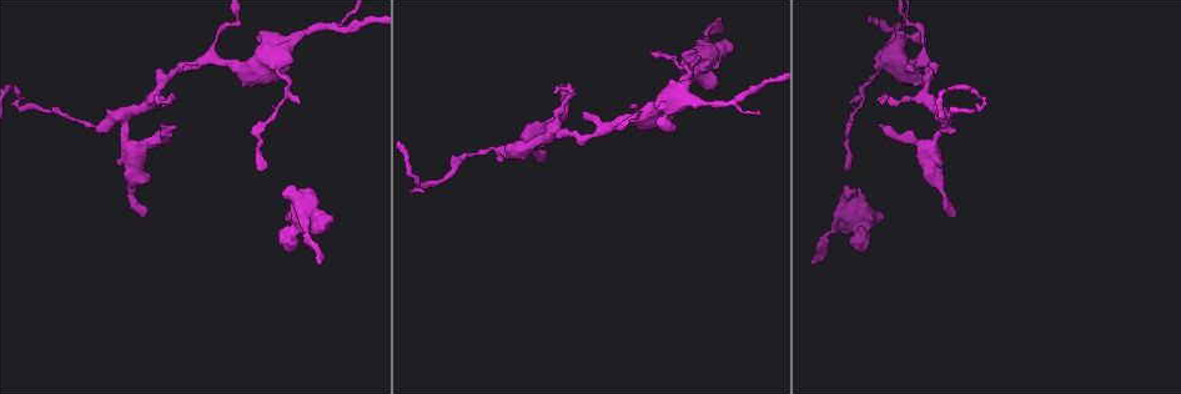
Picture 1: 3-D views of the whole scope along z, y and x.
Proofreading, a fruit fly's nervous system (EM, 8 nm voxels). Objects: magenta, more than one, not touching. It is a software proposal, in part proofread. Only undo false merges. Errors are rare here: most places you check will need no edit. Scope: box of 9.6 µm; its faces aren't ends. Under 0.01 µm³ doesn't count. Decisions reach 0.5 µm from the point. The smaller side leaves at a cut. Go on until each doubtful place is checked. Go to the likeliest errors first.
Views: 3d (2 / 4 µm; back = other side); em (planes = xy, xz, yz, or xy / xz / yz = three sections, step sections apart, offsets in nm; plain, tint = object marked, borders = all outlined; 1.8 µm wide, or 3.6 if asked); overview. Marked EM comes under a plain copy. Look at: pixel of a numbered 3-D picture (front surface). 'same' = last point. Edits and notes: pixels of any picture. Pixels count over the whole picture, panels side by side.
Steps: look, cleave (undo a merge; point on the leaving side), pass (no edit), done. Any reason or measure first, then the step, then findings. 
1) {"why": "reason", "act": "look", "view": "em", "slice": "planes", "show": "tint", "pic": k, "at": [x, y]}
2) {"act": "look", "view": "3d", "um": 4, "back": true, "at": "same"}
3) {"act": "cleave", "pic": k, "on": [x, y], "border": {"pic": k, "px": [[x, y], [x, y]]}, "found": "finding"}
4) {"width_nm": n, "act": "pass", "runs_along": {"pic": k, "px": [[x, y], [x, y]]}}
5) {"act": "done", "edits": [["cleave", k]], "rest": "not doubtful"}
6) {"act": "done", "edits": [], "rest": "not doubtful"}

{"why": "sudden change in width", "act": "look", "view": "em", "slice": "planes", "show": "tint", "pic": 1, "at": [307, 236]}

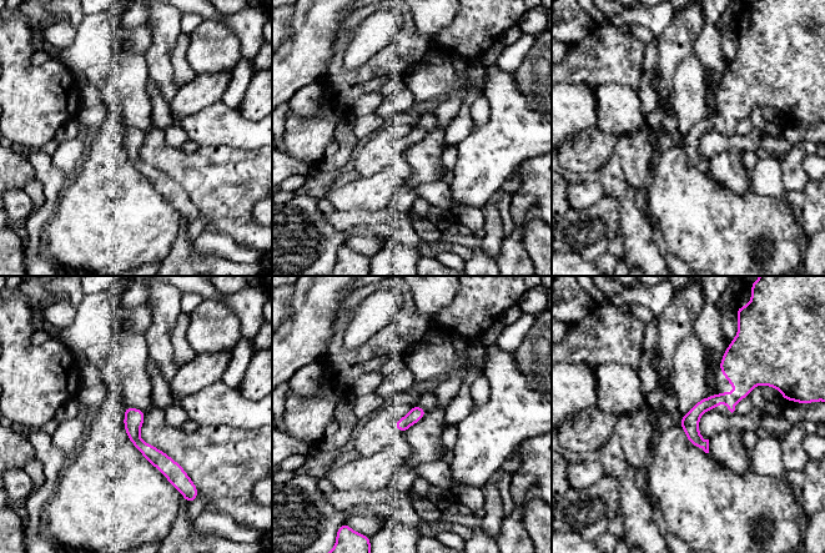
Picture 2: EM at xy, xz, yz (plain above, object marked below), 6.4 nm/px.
{"act": "pass", "runs_along": {"pic": 2, "px": [[730, 352], [737, 390], [693, 417], [705, 447]]}, "found": "all the same neuron"}

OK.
{"why": "branch point", "act": "look", "view": "em", "slice": "yz", "step": 8, "show": "tint", "pic": 1, "at": [334, 24]}

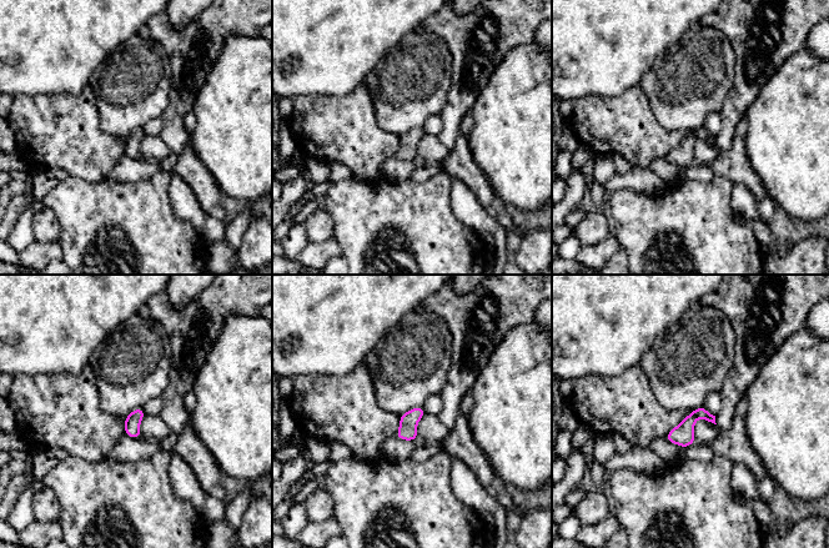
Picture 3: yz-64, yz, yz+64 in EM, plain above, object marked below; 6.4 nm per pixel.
{"width_nm": 100, "act": "pass", "found": "all the same neuron"}

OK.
{"why": "four-way junction", "act": "look", "view": "em", "um": 3.6, "slice": "planes", "show": "tint", "pic": 1, "at": [280, 51]}

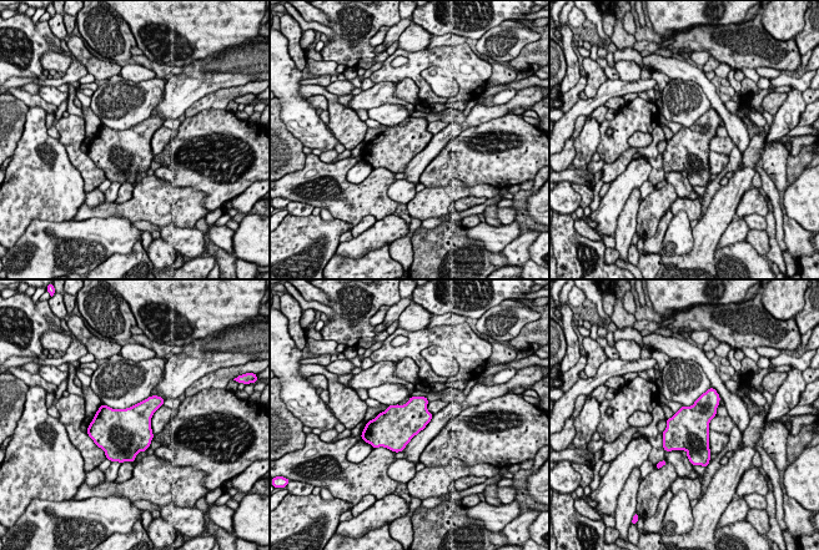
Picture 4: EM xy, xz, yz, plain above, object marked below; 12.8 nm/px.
{"act": "pass", "found": "continuous, no second neuron"}

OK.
{"act": "done", "edits": [], "rest": "not doubtful"}

